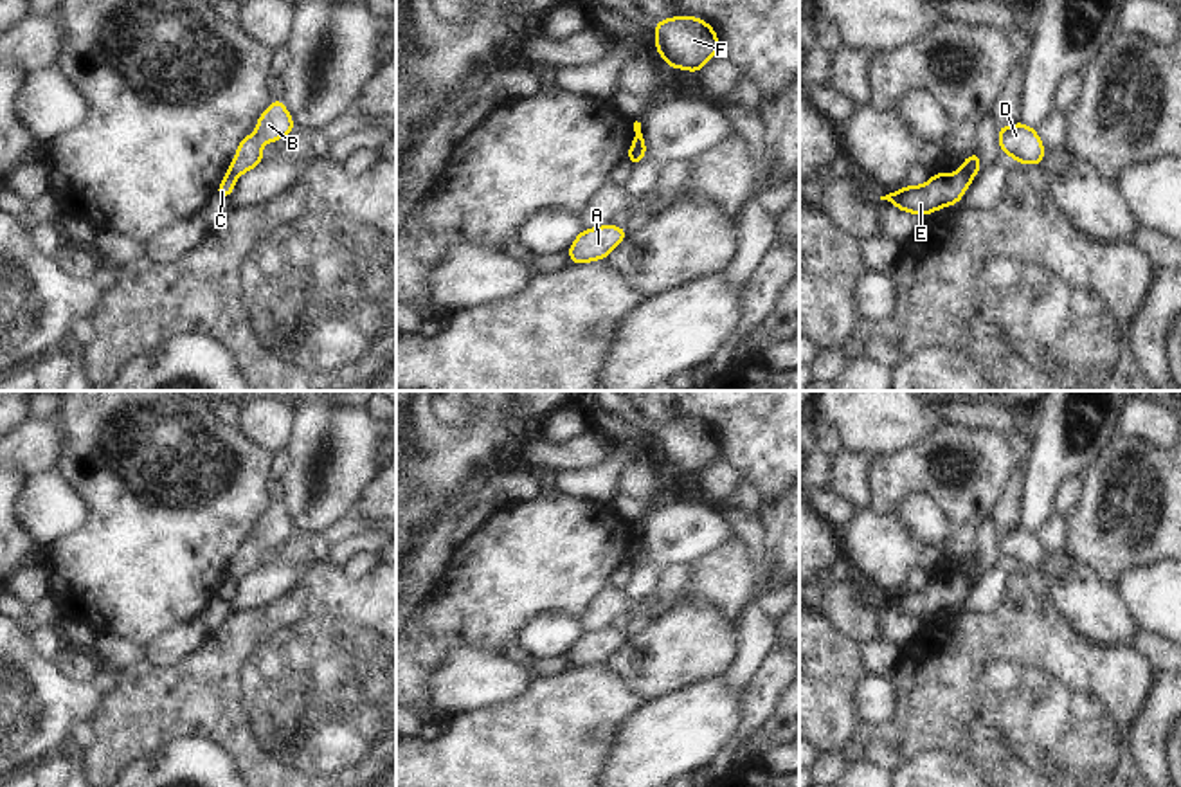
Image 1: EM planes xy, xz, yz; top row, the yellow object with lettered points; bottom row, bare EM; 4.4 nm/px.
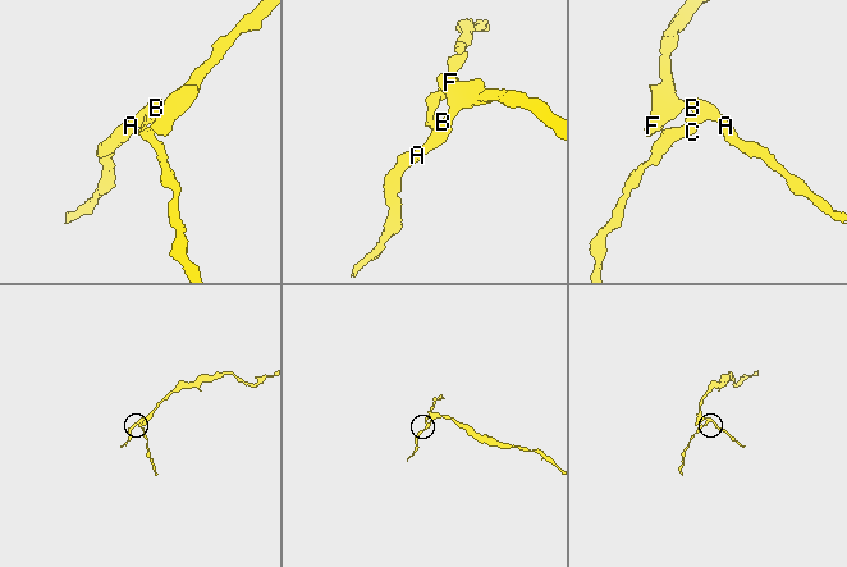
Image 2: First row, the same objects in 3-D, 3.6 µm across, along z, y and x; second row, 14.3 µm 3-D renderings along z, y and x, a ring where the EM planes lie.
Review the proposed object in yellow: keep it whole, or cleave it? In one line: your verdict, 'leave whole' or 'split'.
split

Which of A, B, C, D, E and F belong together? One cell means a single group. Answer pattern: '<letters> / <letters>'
A B D F / C E

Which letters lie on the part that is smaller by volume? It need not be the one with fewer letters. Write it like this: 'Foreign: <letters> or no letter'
Foreign: C, E

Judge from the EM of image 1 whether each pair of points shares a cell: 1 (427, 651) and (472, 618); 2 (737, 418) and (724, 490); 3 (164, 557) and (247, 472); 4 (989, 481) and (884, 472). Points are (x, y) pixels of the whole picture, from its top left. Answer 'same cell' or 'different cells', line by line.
1: same cell
2: different cells
3: same cell
4: same cell

